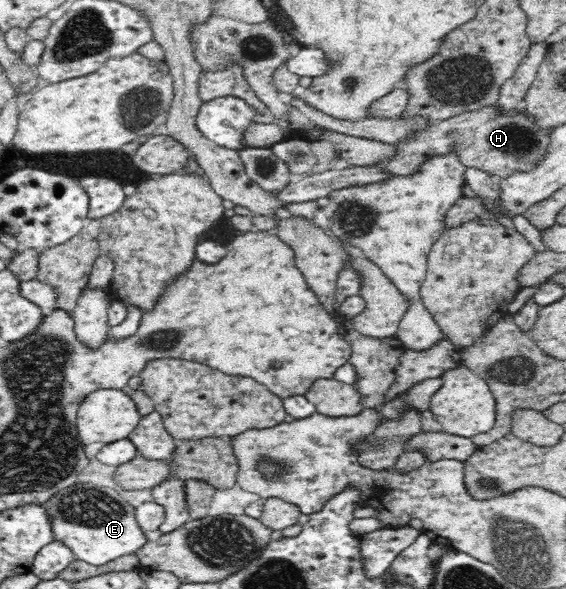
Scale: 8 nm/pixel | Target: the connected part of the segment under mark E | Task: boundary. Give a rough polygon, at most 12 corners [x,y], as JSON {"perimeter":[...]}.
{"perimeter":[[79,485],[43,508],[55,540],[102,566],[148,540],[129,503]]}

